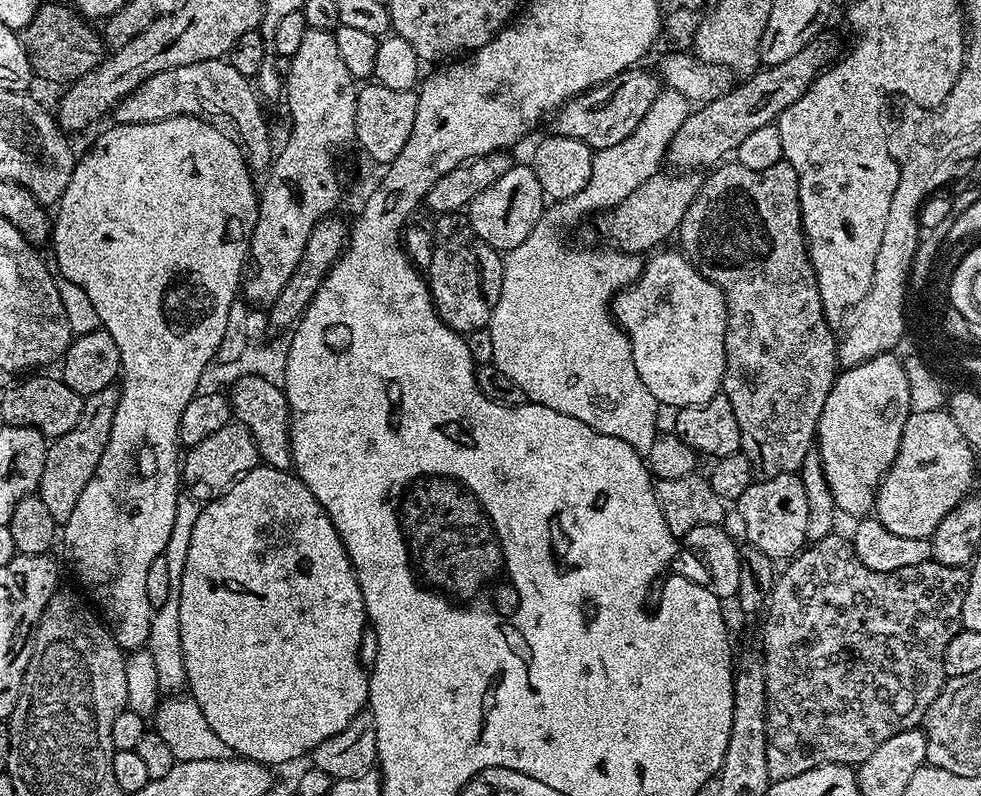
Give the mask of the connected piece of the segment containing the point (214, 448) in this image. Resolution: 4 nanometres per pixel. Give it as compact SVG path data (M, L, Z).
M233 422L222 426L222 430L210 434L210 438L205 438L183 453L182 484L197 501L207 502L232 487L240 477L260 463L260 455L250 430Z

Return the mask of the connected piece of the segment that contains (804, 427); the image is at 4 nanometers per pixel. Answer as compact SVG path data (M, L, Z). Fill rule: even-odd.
M785 159L778 161L774 166L766 166L766 170L746 170L746 166L742 166L738 162L721 163L719 167L709 171L703 177L698 194L694 198L694 202L690 202L690 210L686 210L686 218L682 218L680 223L679 240L679 251L687 256L688 261L704 277L710 282L714 282L714 286L718 286L718 290L722 290L724 295L728 311L728 325L726 326L726 366L724 367L722 395L730 398L730 406L734 406L734 418L738 418L740 452L752 463L753 473L757 477L767 478L787 472L799 473L806 454L813 449L822 406L826 406L826 398L838 375L836 359L838 336L837 333L832 333L835 332L833 325L828 323L824 313L814 266L811 258L808 257L808 239L804 237L804 223L800 209L800 176L794 174L794 166L790 166L790 162Z

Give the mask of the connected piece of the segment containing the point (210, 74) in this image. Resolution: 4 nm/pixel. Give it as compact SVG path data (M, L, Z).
M221 58L154 74L116 105L114 120L117 124L145 124L175 116L199 116L240 145L253 173L264 174L272 166L274 147L268 133L268 120L260 104L262 100L253 81L238 74L227 59Z

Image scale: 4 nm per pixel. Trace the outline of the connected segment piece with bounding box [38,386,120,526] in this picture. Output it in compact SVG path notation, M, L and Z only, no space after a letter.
M119 387L98 390L98 394L84 397L82 418L74 425L74 430L55 437L48 445L46 466L42 470L42 482L38 495L46 510L55 518L57 525L62 526L74 514L74 506L78 506L78 498L82 498L82 490L86 490L86 482L98 470L98 462L106 450L106 442L110 438L110 426L114 420L114 410L120 397Z

